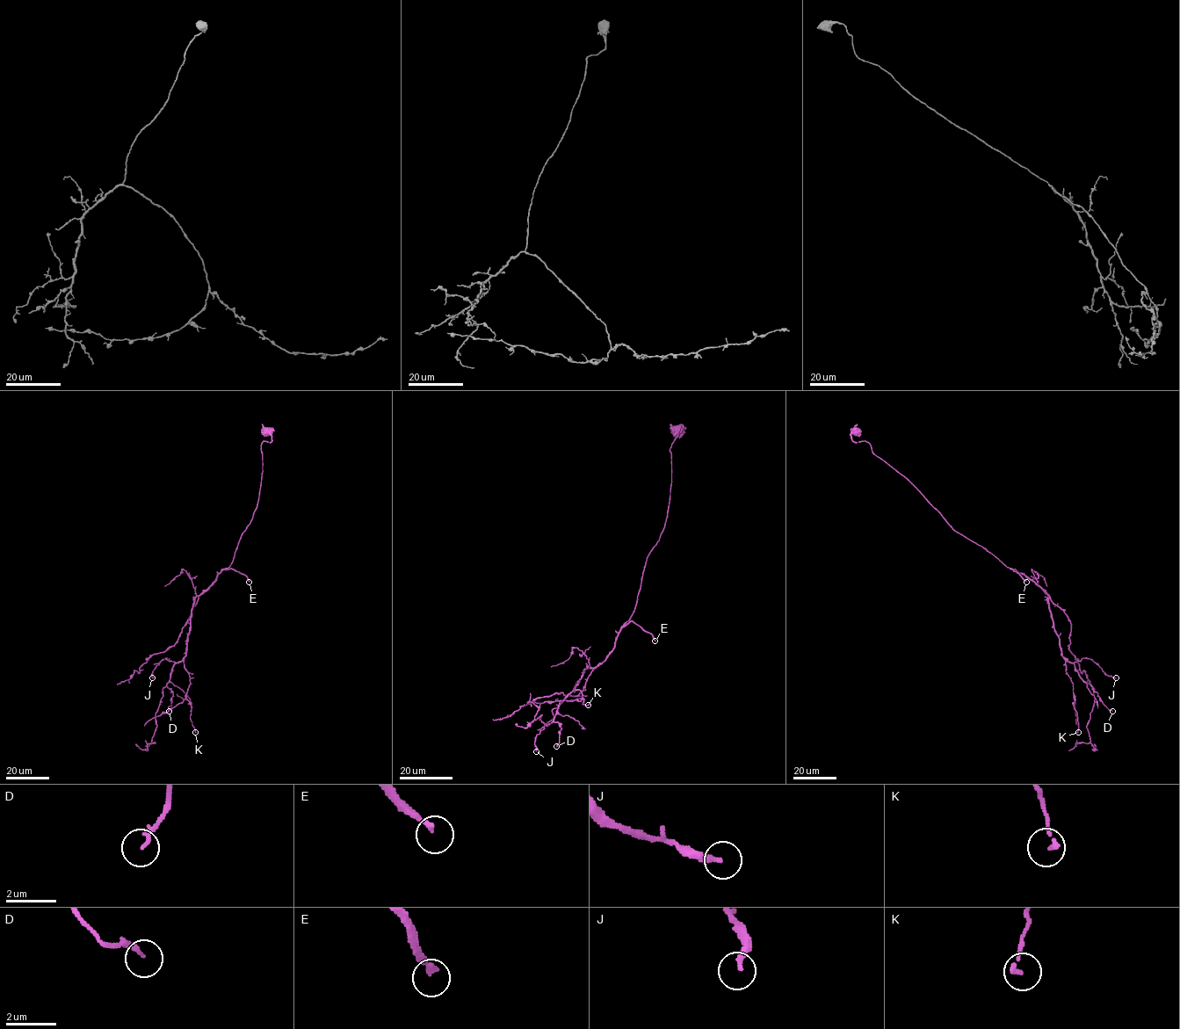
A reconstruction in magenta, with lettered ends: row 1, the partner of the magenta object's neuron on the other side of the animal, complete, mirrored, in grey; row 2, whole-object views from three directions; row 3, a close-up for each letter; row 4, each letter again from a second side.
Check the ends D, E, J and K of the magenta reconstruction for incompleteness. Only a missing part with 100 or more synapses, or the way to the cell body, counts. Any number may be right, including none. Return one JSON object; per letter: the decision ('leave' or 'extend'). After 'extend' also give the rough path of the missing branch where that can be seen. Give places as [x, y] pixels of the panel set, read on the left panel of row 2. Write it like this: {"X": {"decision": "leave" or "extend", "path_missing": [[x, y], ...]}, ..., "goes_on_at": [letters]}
{"D": {"decision": "leave"}, "E": {"decision": "extend"}, "J": {"decision": "leave"}, "K": {"decision": "leave"}, "goes_on_at": ["E"]}

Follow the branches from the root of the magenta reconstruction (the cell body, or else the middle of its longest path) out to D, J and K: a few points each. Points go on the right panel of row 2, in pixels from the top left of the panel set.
D: (856, 431), (851, 439), (867, 442), (872, 452), (904, 475), (955, 531), (1044, 590), (1061, 655), (1112, 711)
J: (856, 431), (851, 439), (867, 442), (955, 531), (1044, 590), (1068, 661), (1091, 659), (1116, 677)
K: (856, 431), (851, 439), (867, 442), (955, 531), (1047, 595), (1073, 684), (1078, 732)

